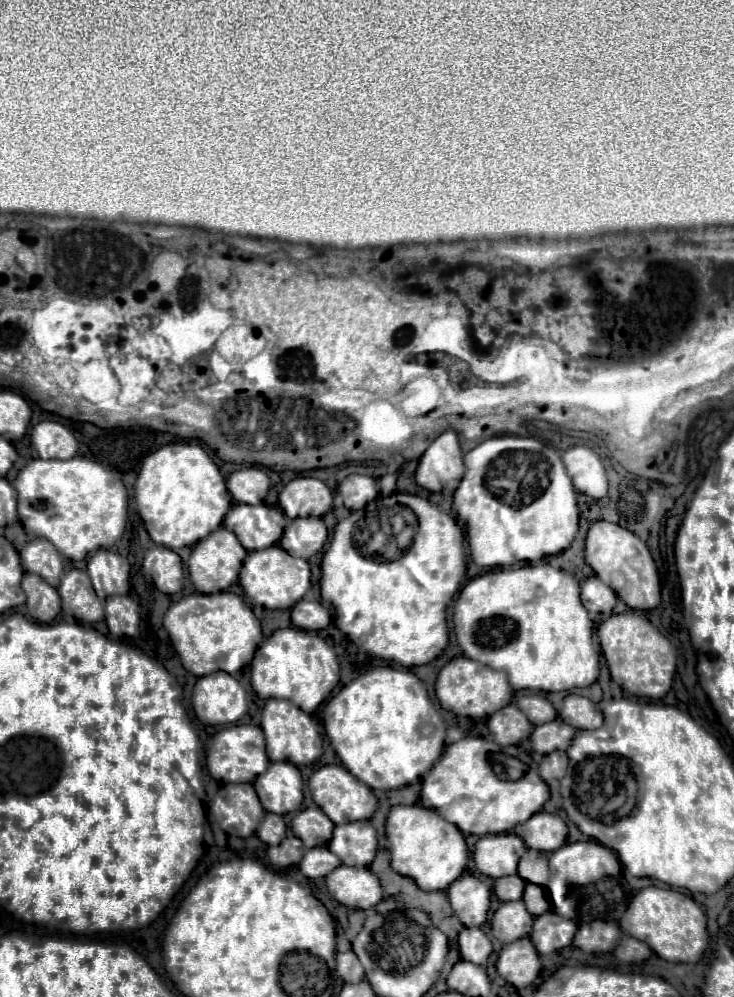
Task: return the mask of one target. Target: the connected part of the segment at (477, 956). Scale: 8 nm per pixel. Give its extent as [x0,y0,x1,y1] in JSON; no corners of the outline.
[459,928,493,964]

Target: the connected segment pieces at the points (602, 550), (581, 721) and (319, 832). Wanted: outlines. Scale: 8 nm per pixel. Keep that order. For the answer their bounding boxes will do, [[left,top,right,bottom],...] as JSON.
[[585,520,661,610],[559,694,603,730],[291,808,335,848]]

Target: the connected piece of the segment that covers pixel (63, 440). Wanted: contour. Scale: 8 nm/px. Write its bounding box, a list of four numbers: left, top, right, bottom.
[31,420,77,458]

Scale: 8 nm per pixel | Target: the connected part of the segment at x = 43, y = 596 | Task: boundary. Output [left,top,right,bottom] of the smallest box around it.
[21,574,61,622]

